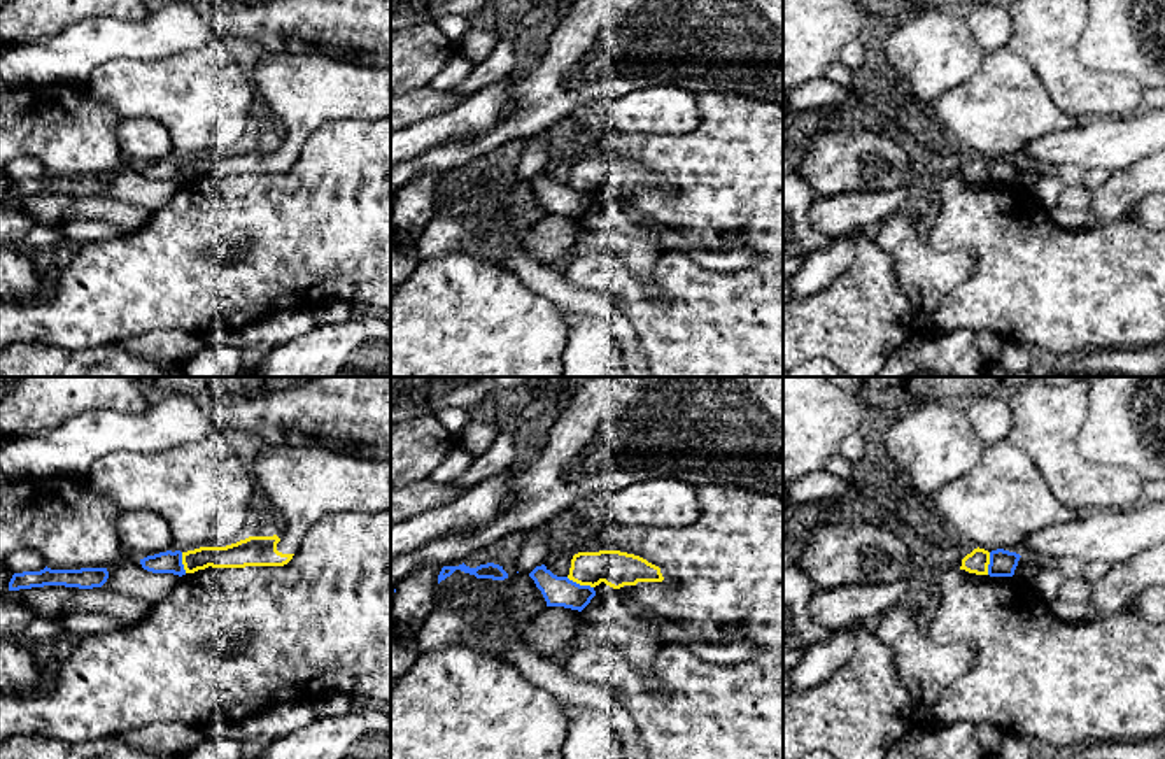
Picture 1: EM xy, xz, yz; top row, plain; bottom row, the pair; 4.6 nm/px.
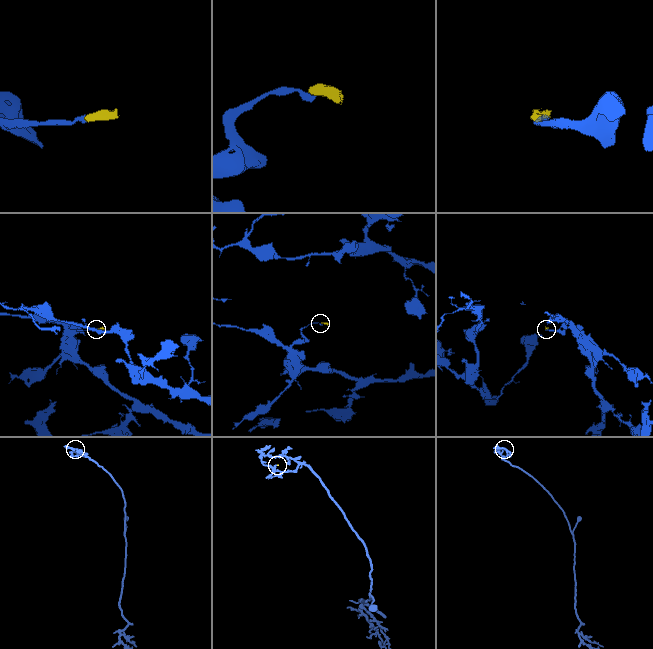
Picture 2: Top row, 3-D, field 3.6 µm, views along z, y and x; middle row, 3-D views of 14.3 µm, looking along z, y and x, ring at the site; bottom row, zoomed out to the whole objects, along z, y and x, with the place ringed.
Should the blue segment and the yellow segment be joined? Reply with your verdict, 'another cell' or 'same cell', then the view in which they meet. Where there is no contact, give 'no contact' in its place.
another cell | xz

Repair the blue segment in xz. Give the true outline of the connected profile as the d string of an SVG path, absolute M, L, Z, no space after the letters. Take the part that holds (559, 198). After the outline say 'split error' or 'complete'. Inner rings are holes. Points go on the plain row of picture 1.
M545 172L536 174L529 184L541 198L547 214L564 214L582 219L596 203L594 195L580 193L568 184L557 184Z; complete

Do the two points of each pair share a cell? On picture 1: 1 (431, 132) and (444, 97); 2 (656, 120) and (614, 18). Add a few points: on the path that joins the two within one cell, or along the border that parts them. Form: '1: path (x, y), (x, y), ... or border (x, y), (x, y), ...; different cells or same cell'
1: border (468, 95), (452, 107), (409, 127); different cells
2: border (685, 88), (645, 85), (622, 92), (605, 104); different cells

